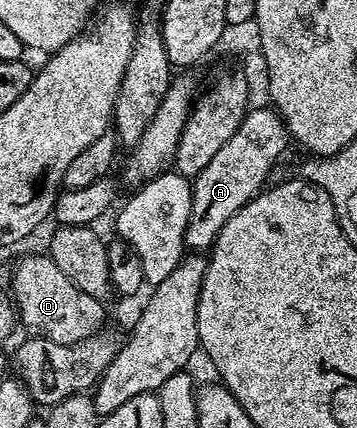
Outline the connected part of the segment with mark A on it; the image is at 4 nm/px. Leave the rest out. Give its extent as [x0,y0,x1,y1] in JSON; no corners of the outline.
[184,107,289,250]

